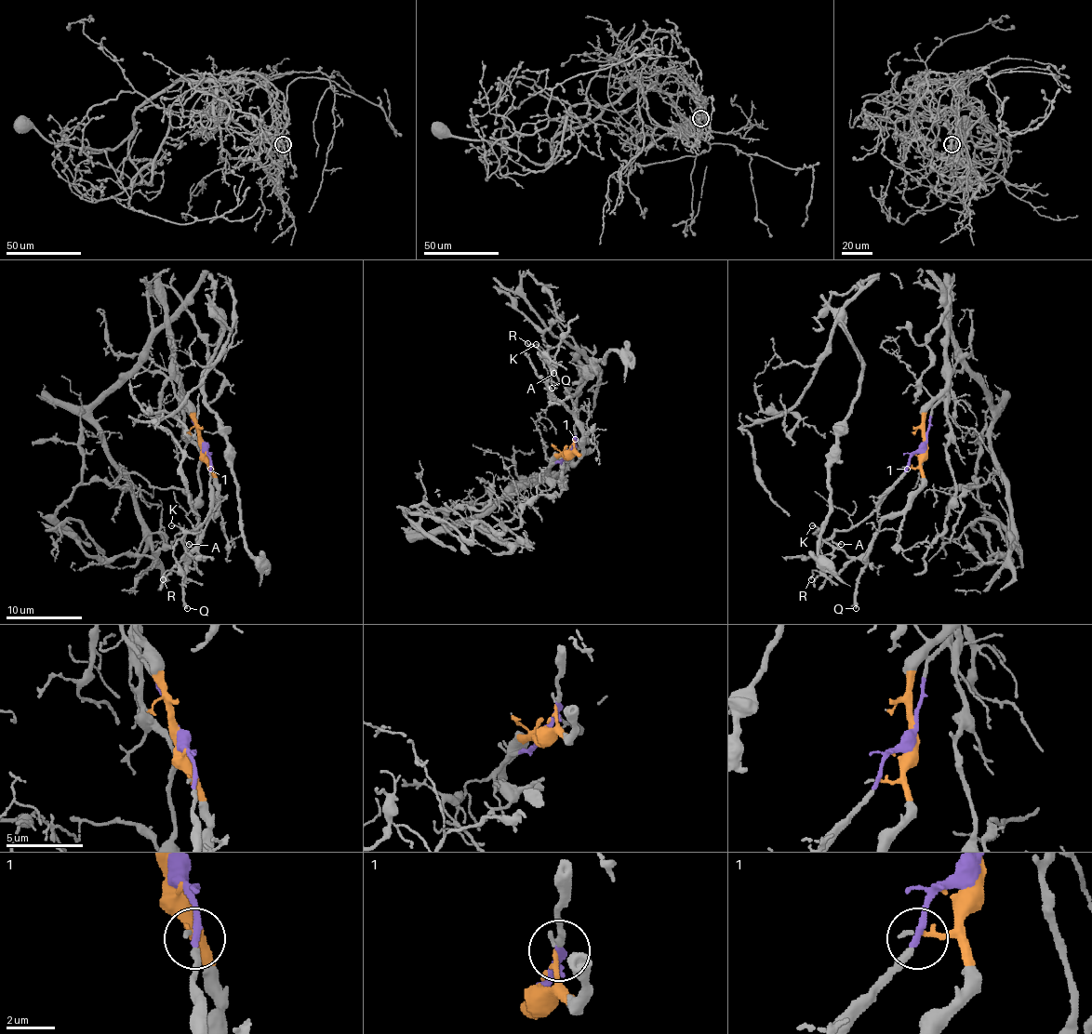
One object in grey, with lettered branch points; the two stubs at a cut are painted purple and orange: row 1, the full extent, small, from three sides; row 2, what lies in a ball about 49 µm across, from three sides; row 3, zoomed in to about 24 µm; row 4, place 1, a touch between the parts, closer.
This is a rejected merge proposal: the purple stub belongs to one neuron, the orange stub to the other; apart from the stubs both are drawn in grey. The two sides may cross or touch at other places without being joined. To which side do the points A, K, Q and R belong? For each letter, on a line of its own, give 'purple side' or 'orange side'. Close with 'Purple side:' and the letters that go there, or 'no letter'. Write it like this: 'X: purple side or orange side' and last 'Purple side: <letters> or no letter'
A: purple side
K: orange side
Q: orange side
R: purple side
Purple side: A, R

